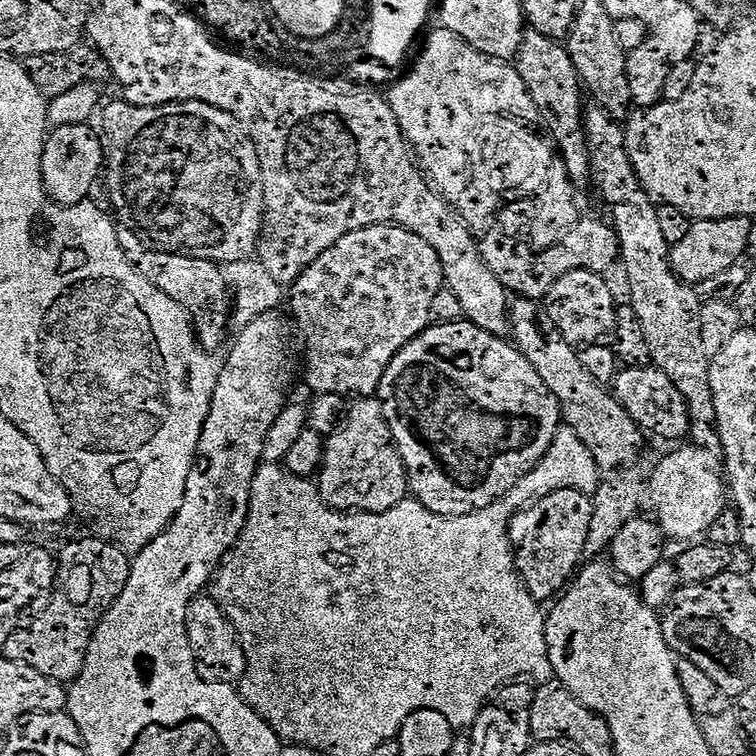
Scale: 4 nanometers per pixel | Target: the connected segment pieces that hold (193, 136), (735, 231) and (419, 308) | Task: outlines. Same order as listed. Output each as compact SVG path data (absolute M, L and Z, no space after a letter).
M116 98L113 104L108 104L103 108L104 105L95 117L94 135L100 142L100 149L104 151L103 167L106 169L106 180L108 176L108 200L112 203L113 210L116 211L117 222L126 231L133 232L141 240L137 241L145 249L164 252L166 255L185 256L191 260L205 260L217 266L240 264L247 256L251 257L255 253L260 235L258 215L248 208L244 180L241 179L241 169L237 165L238 155L235 151L232 152L223 130L218 125L211 124L210 121L203 120L200 116L183 116L180 112L174 113L173 116L163 116L165 113L158 108L134 108L122 98Z
M736 217L726 220L698 220L691 227L688 233L685 231L681 235L678 243L671 245L667 253L668 266L673 276L684 286L695 286L716 275L727 273L732 268L731 264L740 255L745 255L754 224L751 219Z
M375 224L372 228L363 228L354 230L346 234L346 238L338 238L326 254L314 258L310 262L308 269L290 285L292 297L288 304L292 307L292 316L296 319L296 324L300 327L300 332L304 335L304 380L308 383L308 388L316 396L328 395L331 398L338 396L369 396L375 397L378 386L382 382L382 374L390 366L390 362L399 352L411 342L415 336L420 335L425 328L429 327L428 311L431 306L431 300L442 291L441 273L438 271L437 263L433 257L425 250L425 247L408 235L403 228L393 227L386 224Z

